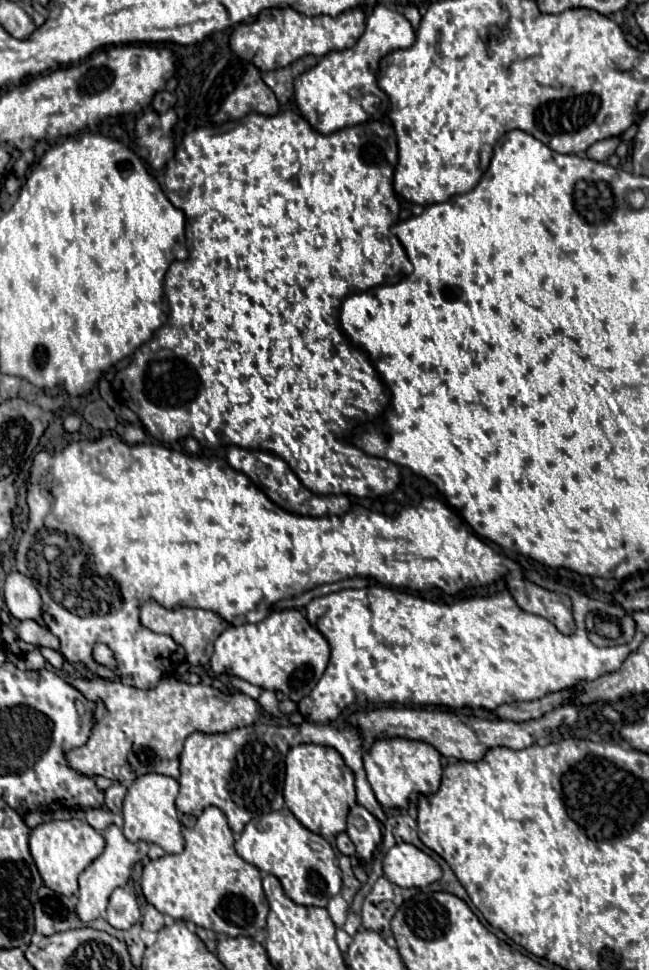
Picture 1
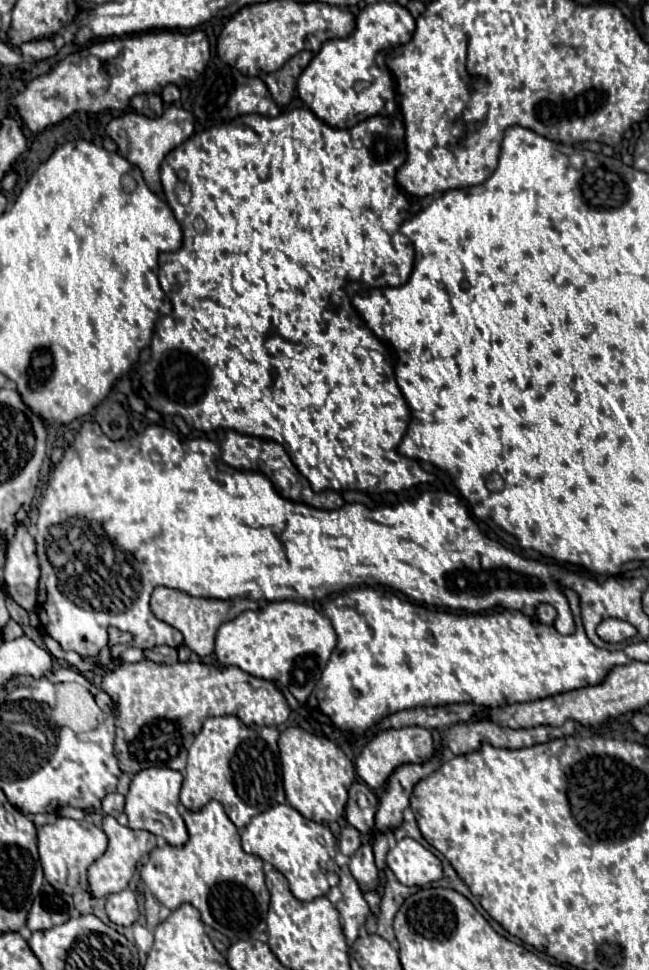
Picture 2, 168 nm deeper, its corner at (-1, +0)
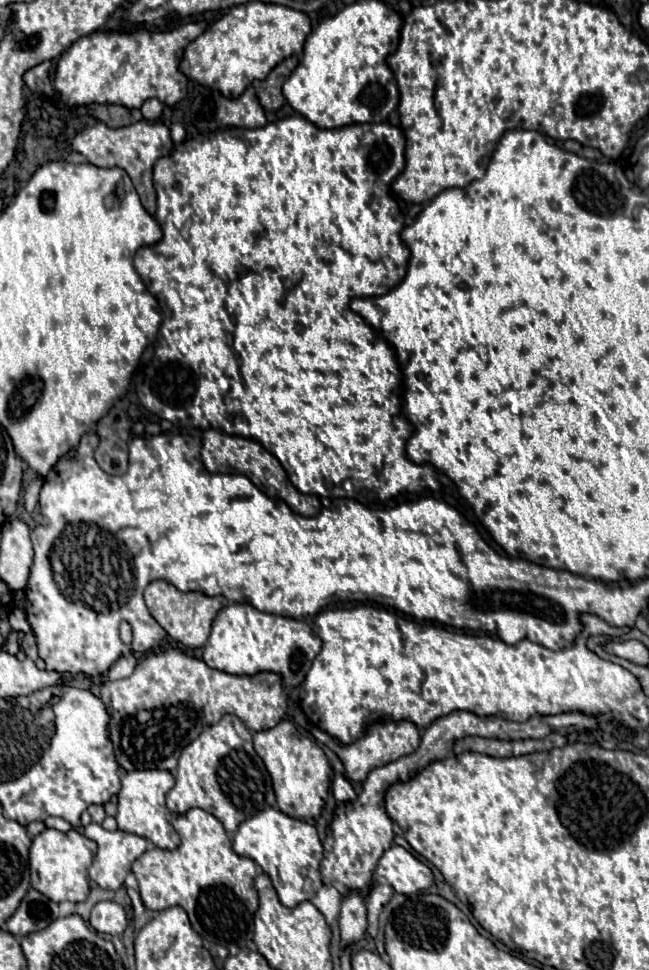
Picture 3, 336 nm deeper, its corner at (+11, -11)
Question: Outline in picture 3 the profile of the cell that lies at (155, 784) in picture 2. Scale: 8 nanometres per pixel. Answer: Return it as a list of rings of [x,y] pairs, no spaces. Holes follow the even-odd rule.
[[[133,770],[121,774],[121,792],[119,792],[119,808],[117,808],[117,824],[123,832],[139,834],[151,840],[155,846],[173,850],[179,846],[179,834],[167,820],[165,796],[173,788],[175,778],[167,770]]]

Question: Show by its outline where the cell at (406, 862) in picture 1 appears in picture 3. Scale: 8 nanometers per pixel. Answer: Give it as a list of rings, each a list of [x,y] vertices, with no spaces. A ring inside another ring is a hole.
[[[397,844],[381,856],[375,874],[385,878],[399,894],[413,894],[433,884],[433,872],[411,852]]]

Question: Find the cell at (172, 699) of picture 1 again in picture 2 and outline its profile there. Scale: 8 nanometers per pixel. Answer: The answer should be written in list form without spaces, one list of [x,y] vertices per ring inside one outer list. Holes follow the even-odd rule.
[[[145,659],[105,673],[101,689],[109,693],[116,707],[115,755],[119,769],[127,775],[149,767],[183,771],[189,743],[209,717],[235,715],[245,725],[279,725],[285,723],[291,713],[277,683],[257,679],[239,667],[219,671],[213,665],[191,661],[165,665]]]

